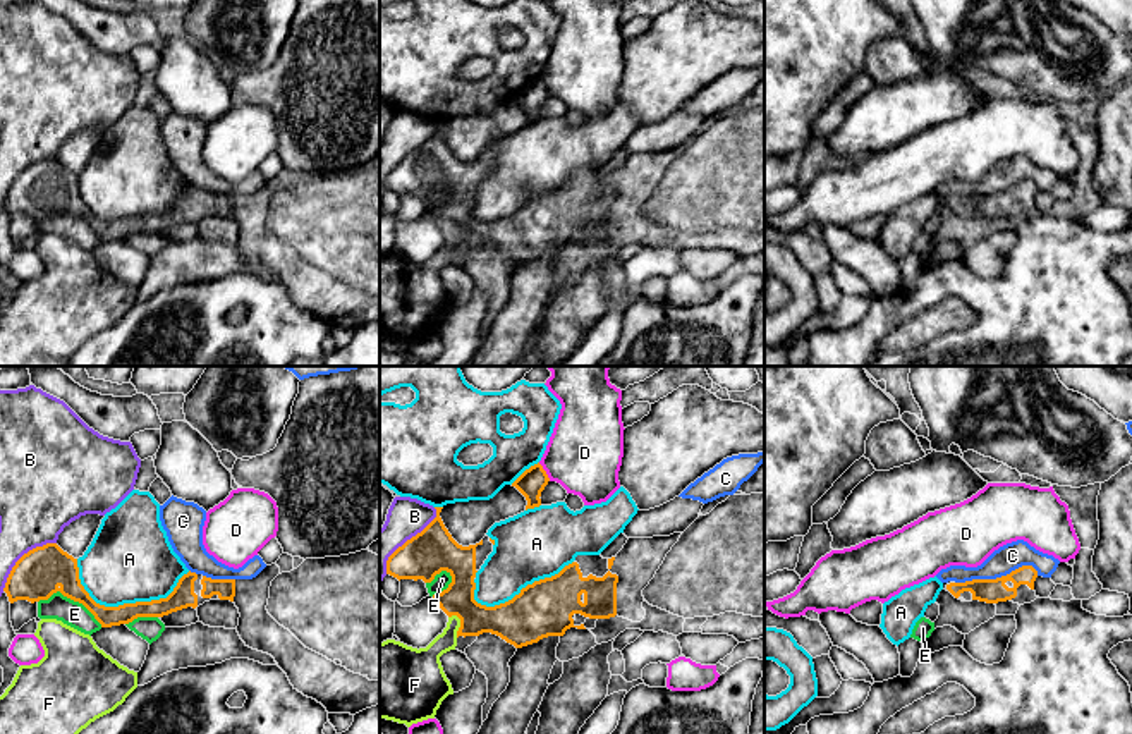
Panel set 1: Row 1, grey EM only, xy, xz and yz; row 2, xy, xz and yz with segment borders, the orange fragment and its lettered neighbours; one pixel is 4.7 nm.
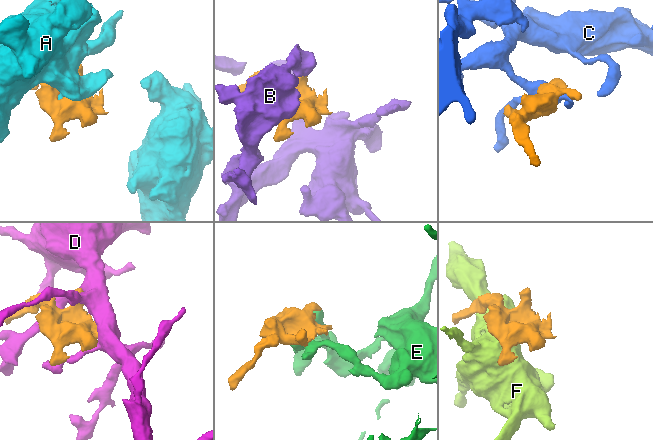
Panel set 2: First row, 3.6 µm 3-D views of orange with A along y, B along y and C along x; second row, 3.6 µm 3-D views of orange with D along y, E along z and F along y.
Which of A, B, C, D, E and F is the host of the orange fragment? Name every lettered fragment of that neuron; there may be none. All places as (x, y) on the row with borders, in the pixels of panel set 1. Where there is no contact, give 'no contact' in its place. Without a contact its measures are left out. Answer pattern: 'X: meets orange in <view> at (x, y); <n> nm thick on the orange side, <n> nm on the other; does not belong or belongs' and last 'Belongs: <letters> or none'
A: meets orange in xy at (124, 604); 100 nm thick on the orange side, 400 nm on the other; does not belong
B: meets orange in xz at (407, 540); 200 nm thick on the orange side, 180 nm on the other; does not belong
C: meets orange in yz at (997, 578); 110 nm thick on the orange side, 130 nm on the other; does not belong
D: meets orange in xz at (545, 471); 120 nm thick on the orange side, 360 nm on the other; does not belong
E: meets orange in xy at (71, 599); 220 nm thick on the orange side, 120 nm on the other; does not belong
F: meets orange in xz at (461, 624); 200 nm thick on the orange side, 150 nm on the other; does not belong
Belongs: none

